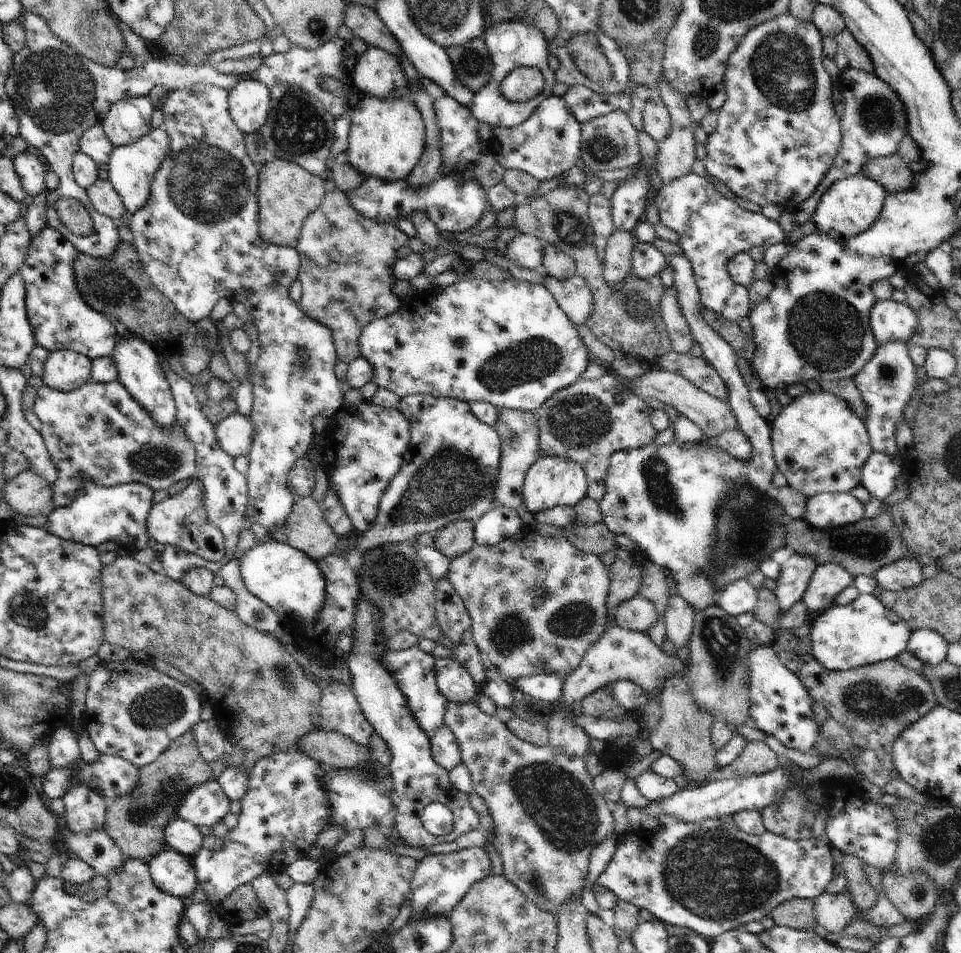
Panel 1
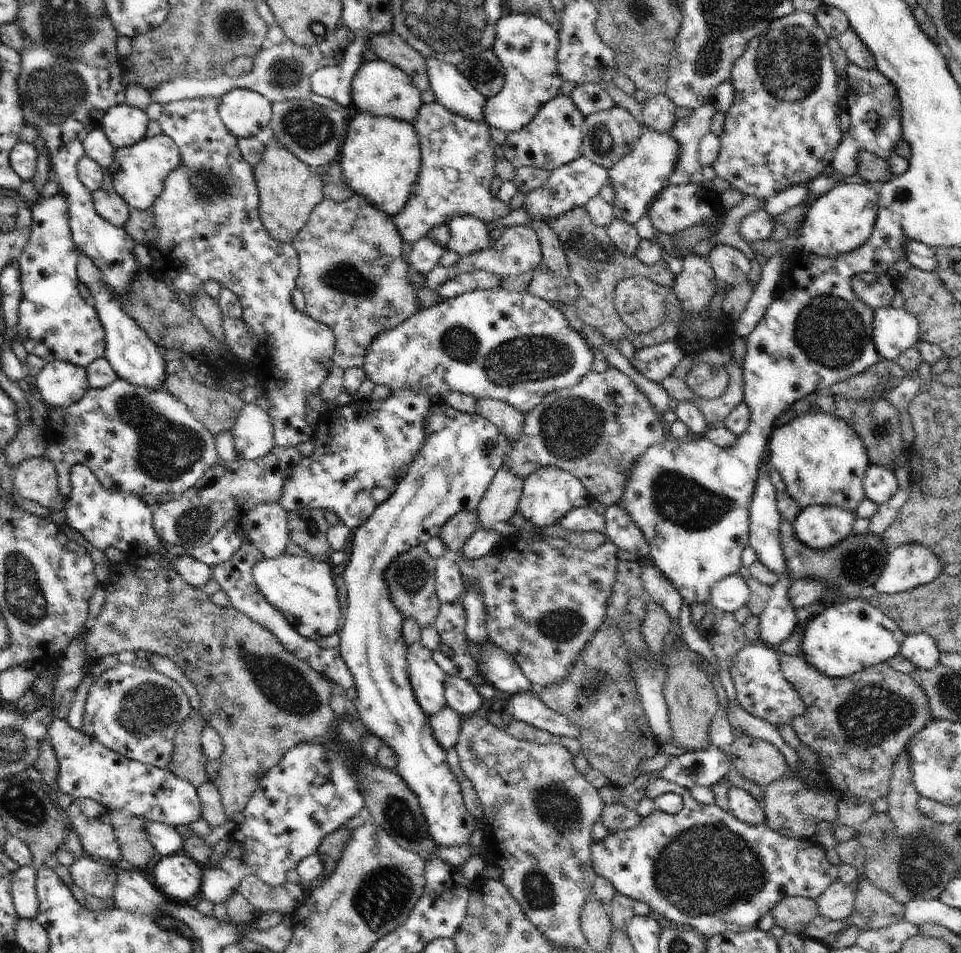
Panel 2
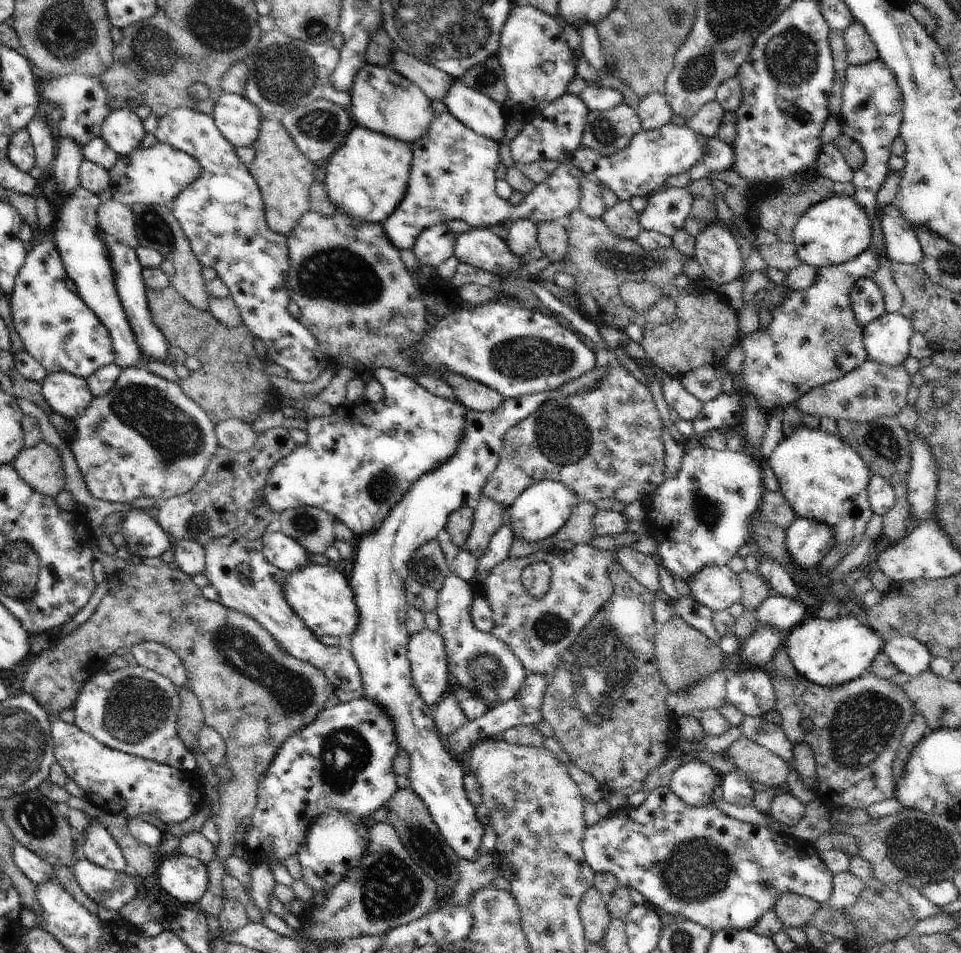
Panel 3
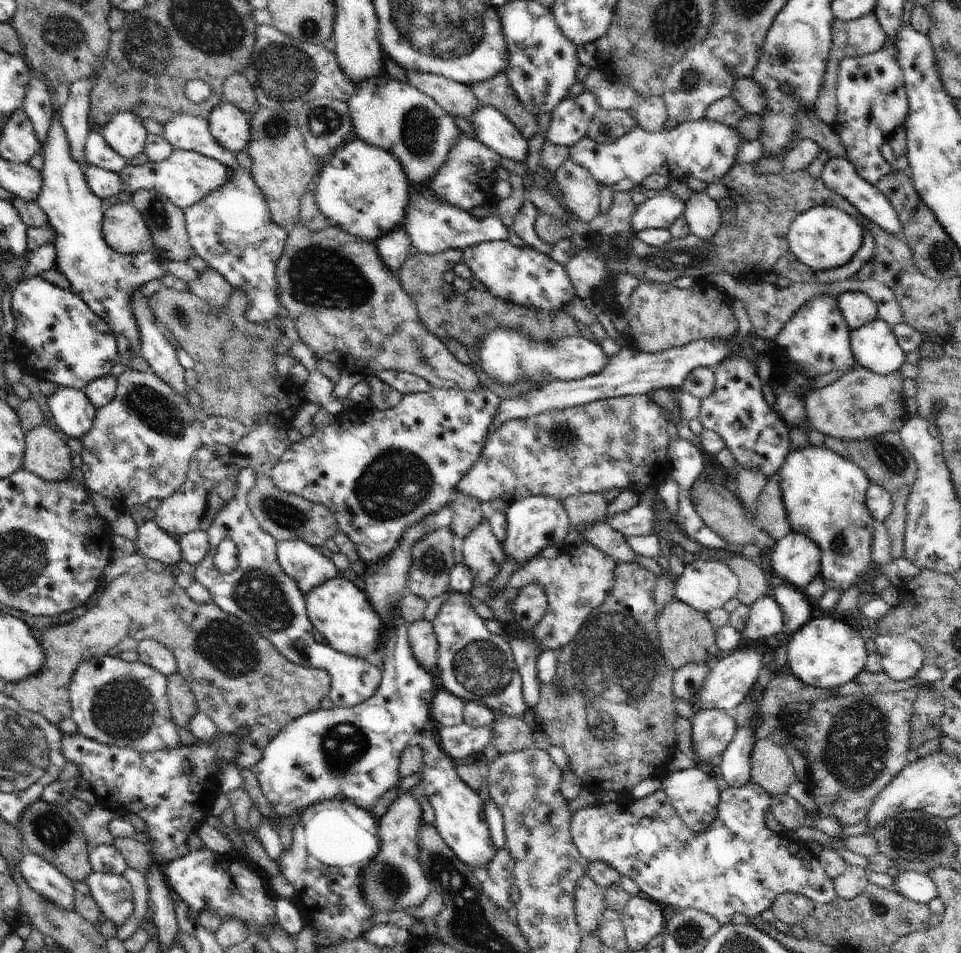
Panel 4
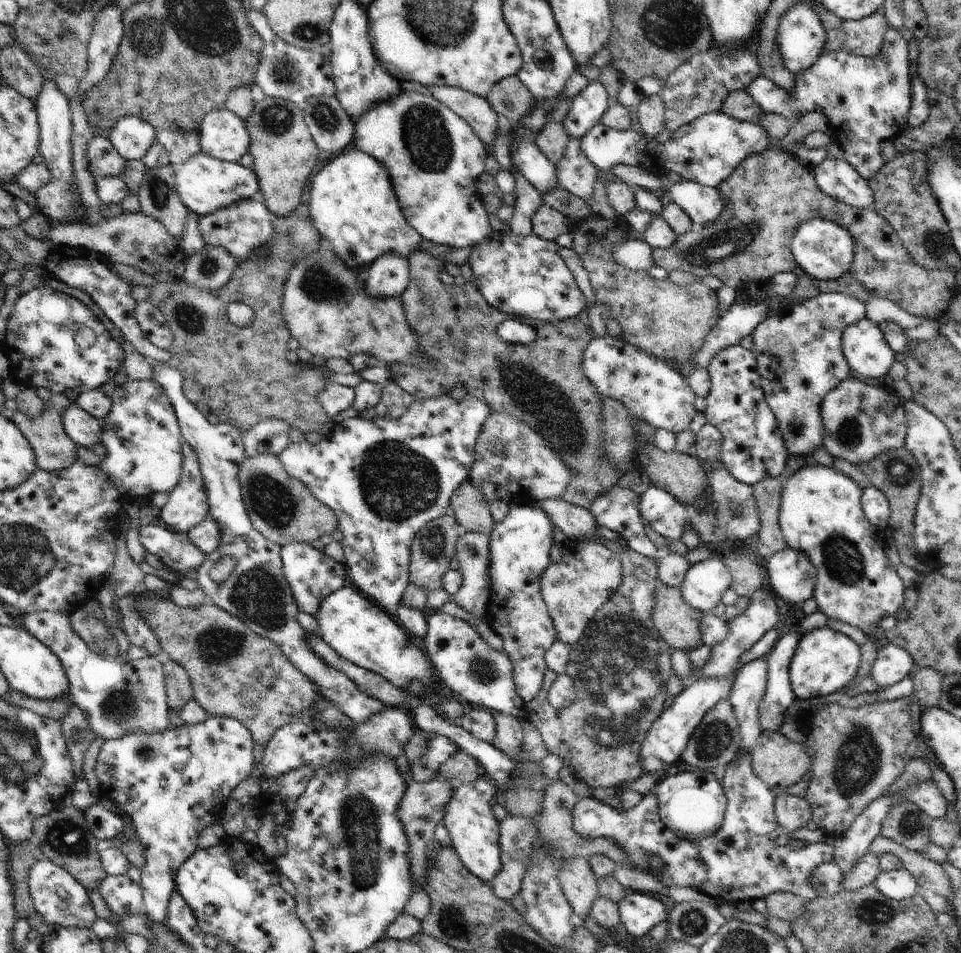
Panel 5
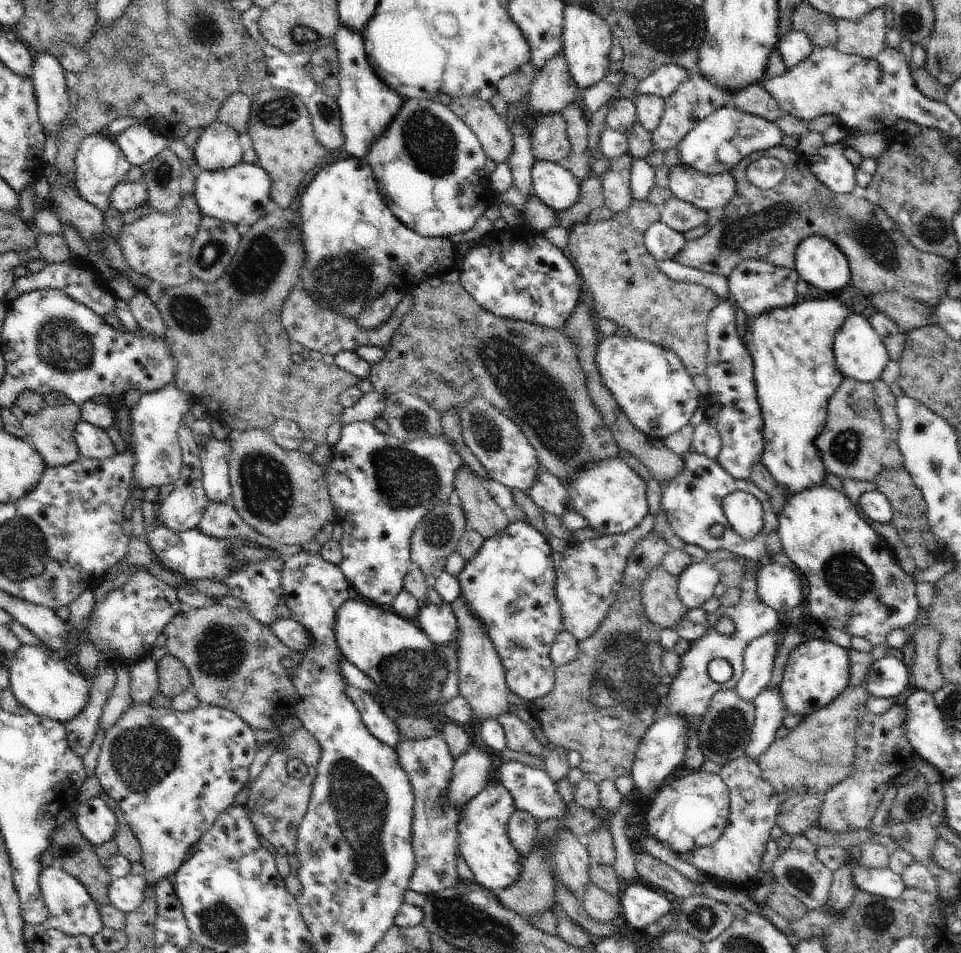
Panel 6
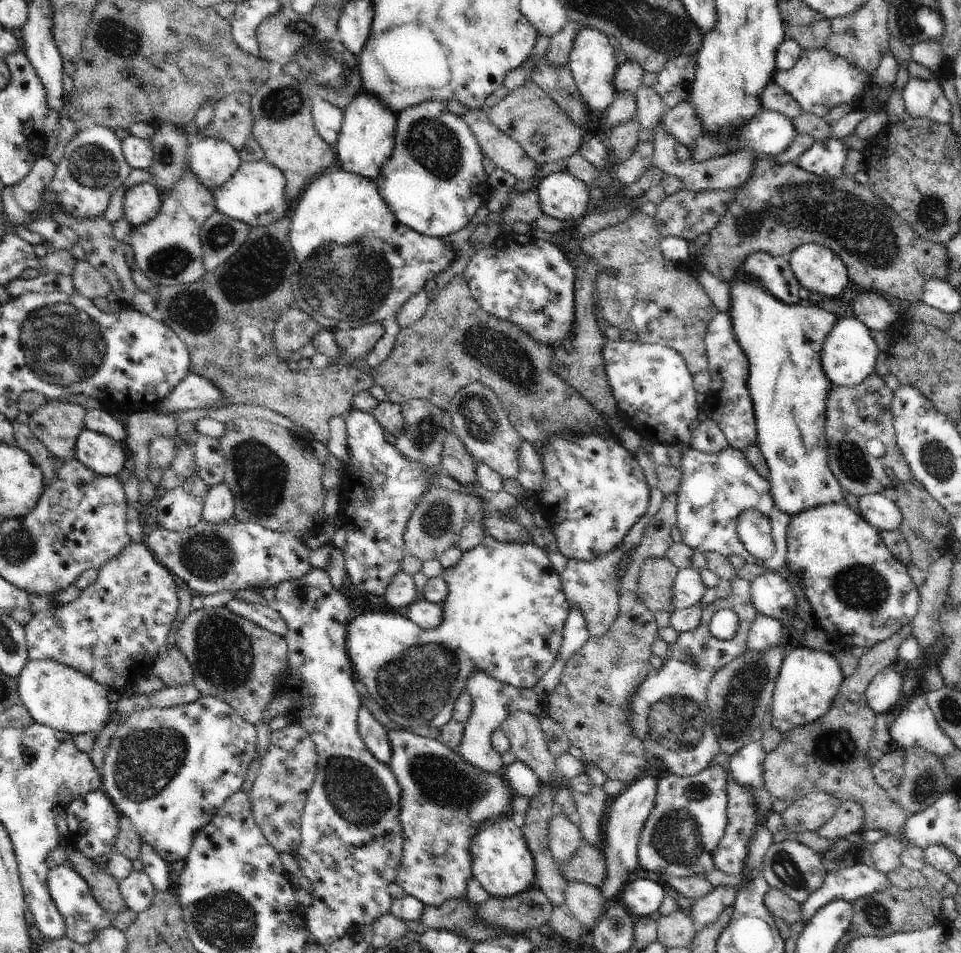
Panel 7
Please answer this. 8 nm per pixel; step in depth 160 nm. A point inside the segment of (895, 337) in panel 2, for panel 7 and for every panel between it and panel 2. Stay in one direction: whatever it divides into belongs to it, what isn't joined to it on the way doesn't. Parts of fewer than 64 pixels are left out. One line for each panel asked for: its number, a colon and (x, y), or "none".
3: (886, 340)
4: (874, 346)
5: (863, 344)
6: (859, 351)
7: (848, 355)

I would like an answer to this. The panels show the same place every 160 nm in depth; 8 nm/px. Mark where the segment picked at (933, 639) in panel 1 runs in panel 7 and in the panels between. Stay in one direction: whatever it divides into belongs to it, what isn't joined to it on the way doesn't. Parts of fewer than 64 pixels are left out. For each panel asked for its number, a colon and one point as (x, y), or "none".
2: (921, 650)
3: (912, 657)
4: (901, 656)
5: (892, 664)
6: (888, 677)
7: (882, 693)

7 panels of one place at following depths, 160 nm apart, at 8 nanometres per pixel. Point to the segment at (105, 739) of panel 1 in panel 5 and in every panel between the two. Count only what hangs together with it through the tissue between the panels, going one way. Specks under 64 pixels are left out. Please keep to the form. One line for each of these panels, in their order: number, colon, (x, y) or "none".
2: (136, 712)
3: (134, 710)
4: (115, 702)
5: (117, 695)

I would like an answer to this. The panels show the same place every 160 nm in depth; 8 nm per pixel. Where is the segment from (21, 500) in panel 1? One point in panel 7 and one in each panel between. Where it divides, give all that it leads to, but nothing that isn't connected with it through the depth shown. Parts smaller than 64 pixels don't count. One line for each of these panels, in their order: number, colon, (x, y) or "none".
2: (35, 479)
3: (41, 466)
4: (47, 454)
5: (54, 450)
6: (50, 431)
7: (57, 424)

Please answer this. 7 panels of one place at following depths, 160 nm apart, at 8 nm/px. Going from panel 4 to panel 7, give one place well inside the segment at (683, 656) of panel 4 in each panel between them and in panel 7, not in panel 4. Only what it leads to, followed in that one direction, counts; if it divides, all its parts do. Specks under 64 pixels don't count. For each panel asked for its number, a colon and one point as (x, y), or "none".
5: (677, 622)
6: (662, 604)
7: (656, 577)

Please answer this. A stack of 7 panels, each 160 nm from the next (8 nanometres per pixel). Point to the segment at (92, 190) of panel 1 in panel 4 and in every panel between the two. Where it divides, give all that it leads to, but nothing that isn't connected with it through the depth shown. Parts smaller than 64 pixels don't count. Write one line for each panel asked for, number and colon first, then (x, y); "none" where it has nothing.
2: (109, 205)
3: (117, 221)
4: (124, 229)

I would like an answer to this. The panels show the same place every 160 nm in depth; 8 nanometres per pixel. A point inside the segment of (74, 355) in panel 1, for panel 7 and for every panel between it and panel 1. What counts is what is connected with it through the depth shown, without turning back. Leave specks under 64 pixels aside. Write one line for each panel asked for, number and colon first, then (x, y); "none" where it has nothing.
2: (60, 384)
3: (68, 395)
4: (73, 413)
5: (85, 430)
6: (94, 443)
7: (100, 453)

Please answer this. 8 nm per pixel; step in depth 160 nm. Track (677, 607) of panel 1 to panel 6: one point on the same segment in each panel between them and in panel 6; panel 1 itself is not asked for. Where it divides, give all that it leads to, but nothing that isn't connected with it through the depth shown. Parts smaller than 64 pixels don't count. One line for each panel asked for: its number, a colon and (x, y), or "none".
2: (660, 589)
3: (644, 568)
4: (601, 534)
5: (574, 521)
6: (547, 491)

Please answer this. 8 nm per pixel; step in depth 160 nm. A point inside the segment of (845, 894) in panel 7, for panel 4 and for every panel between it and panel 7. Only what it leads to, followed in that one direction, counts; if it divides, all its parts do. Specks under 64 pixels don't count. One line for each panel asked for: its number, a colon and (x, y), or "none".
4: (917, 887)
5: (898, 884)
6: (885, 882)

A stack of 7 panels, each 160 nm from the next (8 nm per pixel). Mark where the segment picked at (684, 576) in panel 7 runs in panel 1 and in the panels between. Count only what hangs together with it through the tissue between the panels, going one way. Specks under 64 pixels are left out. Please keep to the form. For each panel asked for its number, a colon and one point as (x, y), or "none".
1: (740, 597)
2: (729, 594)
3: (718, 587)
4: (705, 585)
5: (704, 583)
6: (696, 585)

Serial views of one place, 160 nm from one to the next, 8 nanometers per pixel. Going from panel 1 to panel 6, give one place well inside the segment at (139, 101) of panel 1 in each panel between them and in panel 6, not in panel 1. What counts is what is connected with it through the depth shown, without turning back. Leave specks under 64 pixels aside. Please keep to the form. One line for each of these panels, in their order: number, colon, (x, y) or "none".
2: (124, 125)
3: (122, 130)
4: (126, 133)
5: (131, 136)
6: (140, 144)

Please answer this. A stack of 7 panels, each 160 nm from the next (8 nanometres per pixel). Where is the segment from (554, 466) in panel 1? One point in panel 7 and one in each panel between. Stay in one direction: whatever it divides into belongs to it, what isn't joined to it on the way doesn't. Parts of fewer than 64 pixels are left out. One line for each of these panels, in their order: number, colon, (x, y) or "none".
2: (548, 494)
3: (543, 508)
4: (533, 523)
5: (519, 547)
6: (509, 586)
7: (504, 614)

